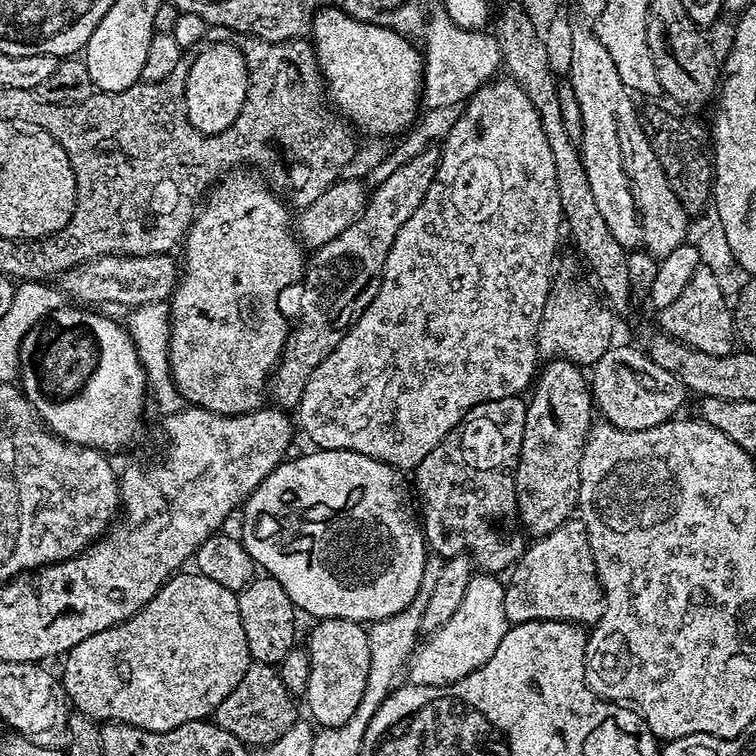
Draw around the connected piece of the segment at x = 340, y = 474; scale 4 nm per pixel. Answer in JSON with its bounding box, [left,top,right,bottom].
[239,448,426,625]

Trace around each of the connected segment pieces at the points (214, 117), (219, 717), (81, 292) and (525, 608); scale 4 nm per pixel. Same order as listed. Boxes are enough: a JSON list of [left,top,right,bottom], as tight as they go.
[[184,44,248,136],[214,663,298,746],[58,255,178,306],[503,518,604,626]]

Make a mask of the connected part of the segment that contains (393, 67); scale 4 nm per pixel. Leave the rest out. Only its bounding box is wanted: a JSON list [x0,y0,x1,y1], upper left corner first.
[310,8,424,138]

